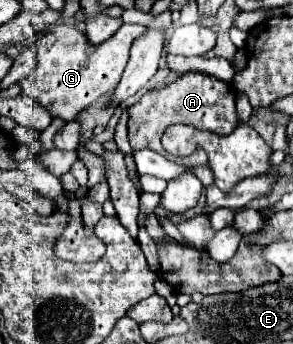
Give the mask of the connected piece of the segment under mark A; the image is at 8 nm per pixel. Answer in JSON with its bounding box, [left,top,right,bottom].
[128,73,238,159]

